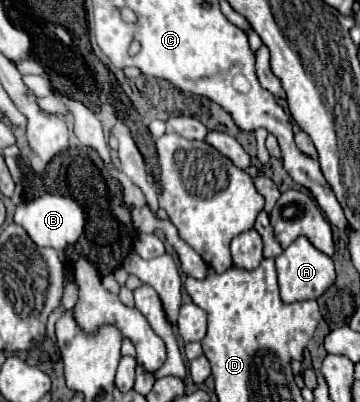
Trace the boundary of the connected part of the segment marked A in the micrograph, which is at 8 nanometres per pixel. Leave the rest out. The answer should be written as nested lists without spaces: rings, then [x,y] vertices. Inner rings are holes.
[[[299,236],[291,246],[283,250],[281,256],[275,258],[277,276],[279,276],[279,288],[281,288],[281,300],[285,304],[319,298],[335,280],[335,268],[327,254],[319,252],[305,236]]]

